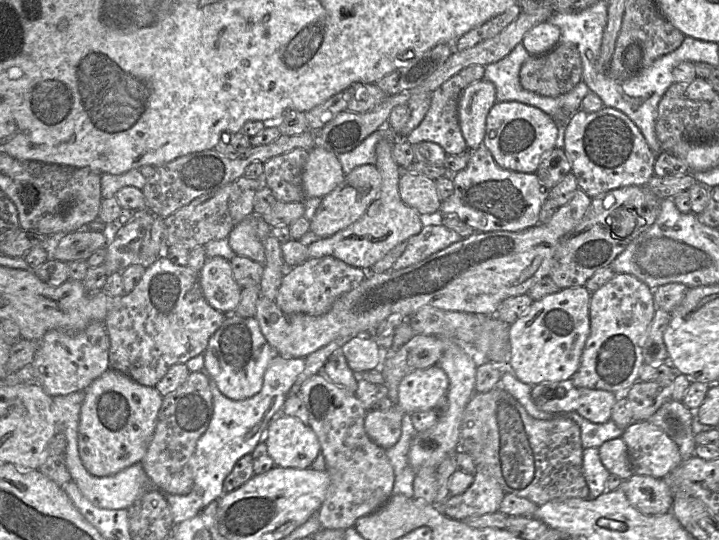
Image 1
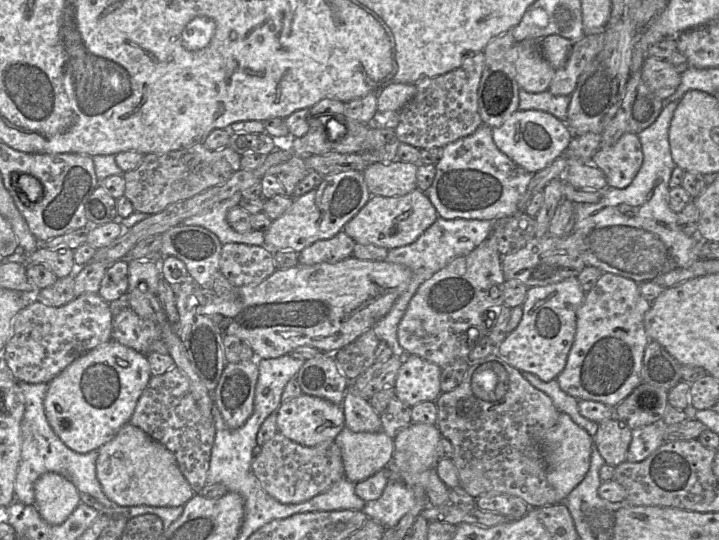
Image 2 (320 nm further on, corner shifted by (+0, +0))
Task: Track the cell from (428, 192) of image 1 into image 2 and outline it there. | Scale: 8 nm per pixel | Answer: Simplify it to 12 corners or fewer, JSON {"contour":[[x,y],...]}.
{"contour":[[371,163],[362,172],[371,196],[417,189],[418,164]]}

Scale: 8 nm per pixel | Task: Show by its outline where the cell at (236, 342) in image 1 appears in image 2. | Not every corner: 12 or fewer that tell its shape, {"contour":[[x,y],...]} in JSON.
{"contour":[[257,359],[225,365],[213,401],[230,429],[253,413]]}

